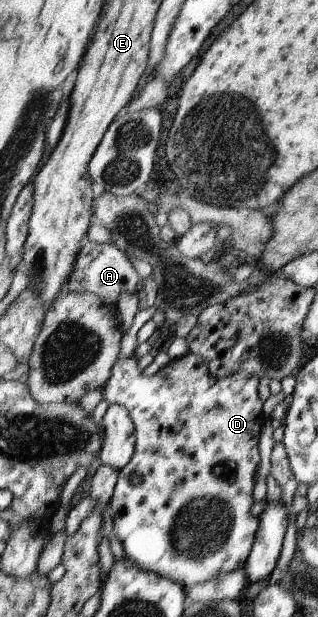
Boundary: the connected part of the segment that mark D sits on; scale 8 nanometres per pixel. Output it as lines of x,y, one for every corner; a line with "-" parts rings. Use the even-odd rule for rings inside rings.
187,352
183,357
172,359
152,377
143,377
142,370
137,366
138,359
121,358
116,361
112,369
112,377
102,389
102,396
110,406
119,404
125,406
129,412
135,428
136,444
133,457
127,467
120,469
119,479
116,481
115,491
110,499
110,509
114,516
114,529
117,531
125,551
125,558
133,564
160,574
163,577
179,582
186,589
202,584
209,579
227,576
231,572
243,569
245,561
248,561
249,551
252,551
256,543
256,533
259,531
260,519
251,514
253,507
253,487
255,487
255,471
259,465
259,427
263,423
261,415
261,399
257,395
259,376
249,372
235,372
231,376
215,377
208,369
208,362
200,356
-
139,473
143,477
141,485
133,486
129,481
131,474

